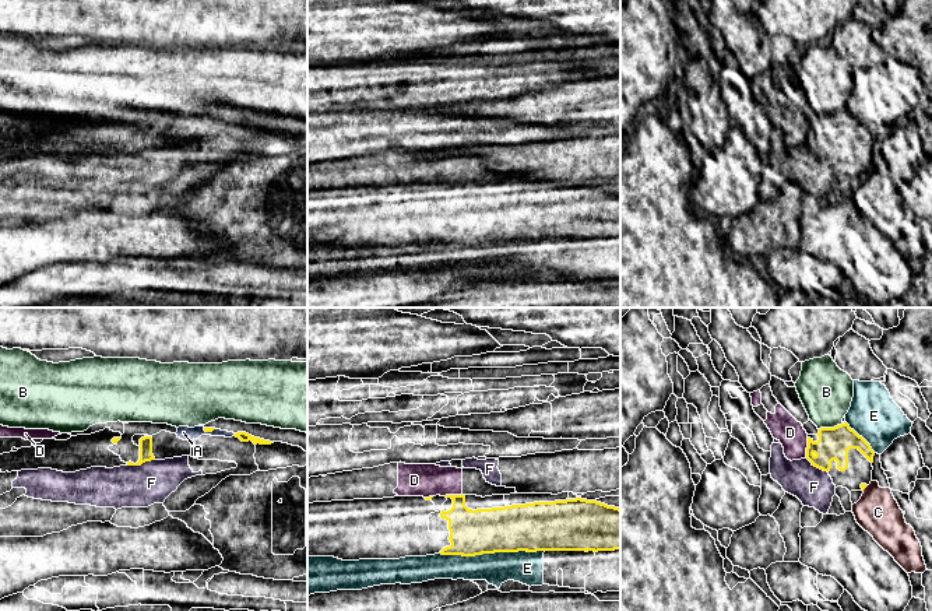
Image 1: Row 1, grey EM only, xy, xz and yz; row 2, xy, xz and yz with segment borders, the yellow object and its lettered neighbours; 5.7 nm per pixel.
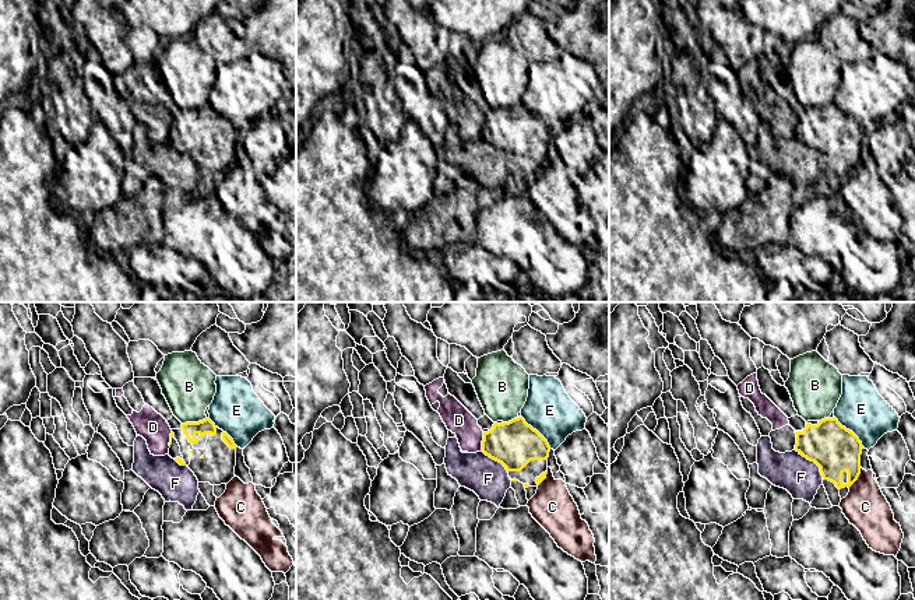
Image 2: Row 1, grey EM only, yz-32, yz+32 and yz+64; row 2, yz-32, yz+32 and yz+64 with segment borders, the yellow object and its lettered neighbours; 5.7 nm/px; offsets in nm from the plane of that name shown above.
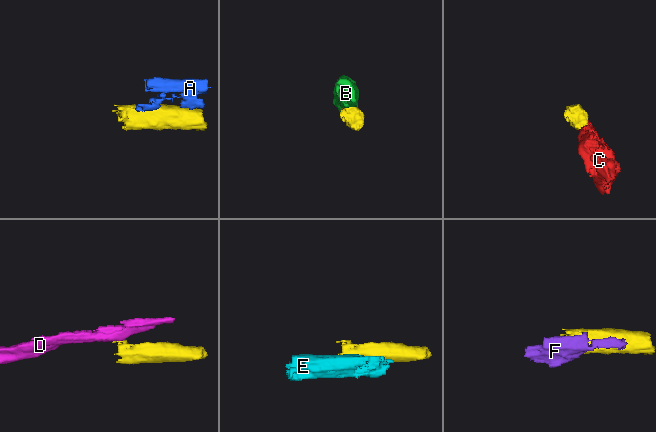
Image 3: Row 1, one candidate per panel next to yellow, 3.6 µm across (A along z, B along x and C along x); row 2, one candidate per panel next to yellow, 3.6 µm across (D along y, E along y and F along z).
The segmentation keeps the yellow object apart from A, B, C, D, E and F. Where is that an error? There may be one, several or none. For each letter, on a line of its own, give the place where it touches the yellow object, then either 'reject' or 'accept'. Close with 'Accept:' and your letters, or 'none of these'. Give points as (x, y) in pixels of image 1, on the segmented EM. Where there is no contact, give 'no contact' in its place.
A: contact xy (208, 431); reject
B: contact yz (832, 428); reject
C: contact yz (865, 487); reject
D: contact yz (806, 448); reject
E: contact xz (491, 552); reject
F: contact xy (140, 464); reject
Accept: none of these

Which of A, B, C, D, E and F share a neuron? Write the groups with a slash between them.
A D / B / C / E / F

